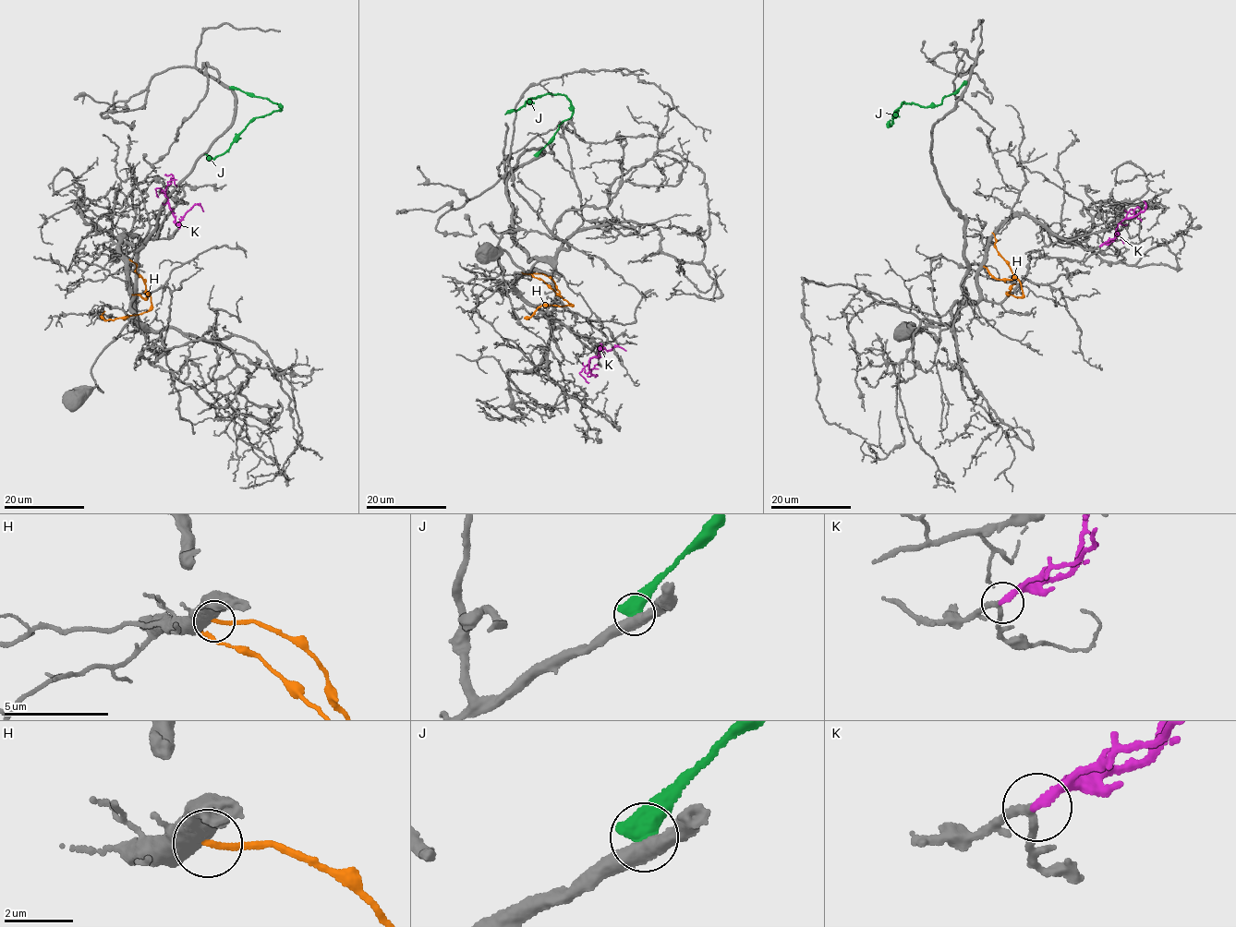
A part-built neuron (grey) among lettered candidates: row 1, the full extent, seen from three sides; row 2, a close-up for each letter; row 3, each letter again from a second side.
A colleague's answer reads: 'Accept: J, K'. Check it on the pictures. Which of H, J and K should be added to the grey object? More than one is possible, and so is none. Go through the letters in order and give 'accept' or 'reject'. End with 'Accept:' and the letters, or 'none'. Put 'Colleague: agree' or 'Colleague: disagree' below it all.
H: reject
J: reject
K: accept
Accept: K
Colleague: disagree

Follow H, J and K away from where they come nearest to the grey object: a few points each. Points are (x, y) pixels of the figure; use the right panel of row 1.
H: (984, 266), (996, 278), (1016, 278), (1023, 294), (1016, 297), (1005, 291), (1010, 292), (1016, 284)
J: (966, 83), (944, 96), (939, 104), (926, 106), (902, 102), (890, 126), (890, 119)
K: (1100, 246), (1113, 240), (1121, 221), (1145, 208), (1143, 201)

